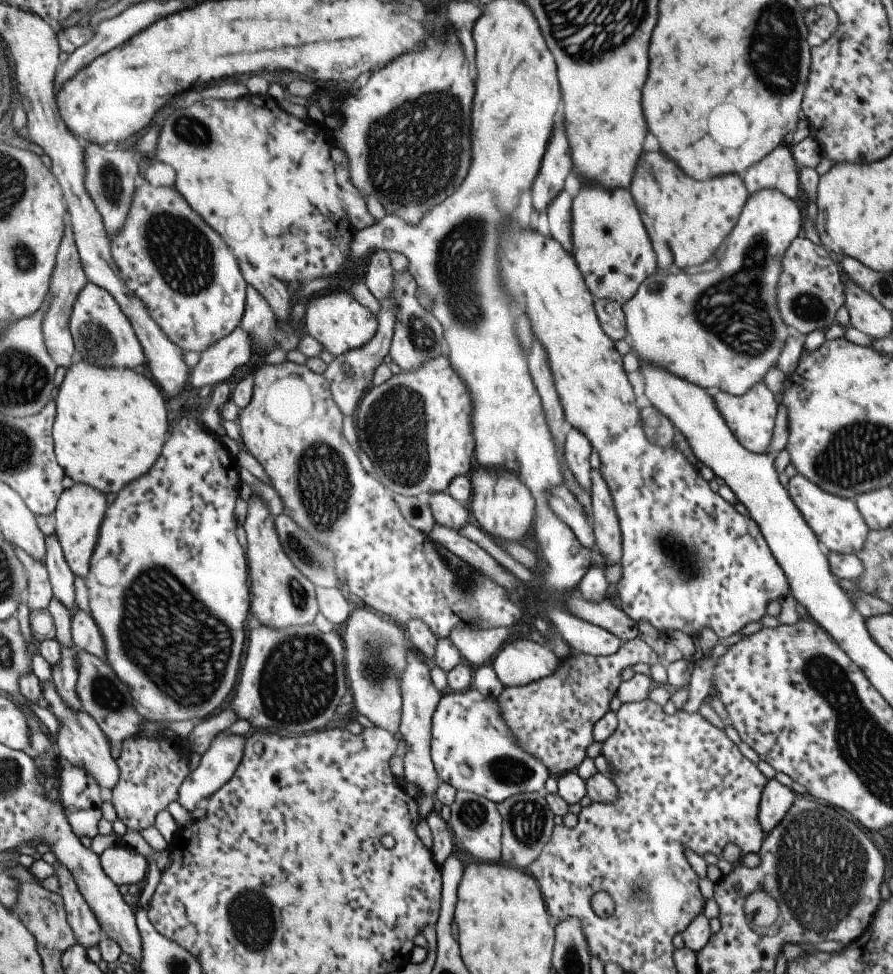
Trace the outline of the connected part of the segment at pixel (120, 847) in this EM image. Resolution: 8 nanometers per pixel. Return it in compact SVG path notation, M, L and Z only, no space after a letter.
M119 842L99 857L102 872L115 886L137 884L148 868L146 858Z

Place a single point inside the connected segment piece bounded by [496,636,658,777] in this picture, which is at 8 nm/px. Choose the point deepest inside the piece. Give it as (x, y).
(551, 719)

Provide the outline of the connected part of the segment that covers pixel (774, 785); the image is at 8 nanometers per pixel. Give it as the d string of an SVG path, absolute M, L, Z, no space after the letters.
M775 778L767 780L757 809L757 820L764 835L781 822L795 797L796 794L789 787L780 784Z

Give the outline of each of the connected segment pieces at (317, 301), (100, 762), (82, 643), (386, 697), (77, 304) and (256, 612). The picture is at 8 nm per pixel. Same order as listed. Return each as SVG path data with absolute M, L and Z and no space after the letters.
M331 290L327 294L313 294L305 304L305 312L299 327L304 334L311 336L334 357L345 354L353 348L365 346L377 332L377 317L361 306L347 292Z
M51 679L40 682L41 696L47 701L47 710L59 720L59 730L55 736L57 756L60 760L69 762L71 766L81 766L81 770L85 770L85 774L89 774L99 788L113 788L118 779L118 768L115 759L112 757L105 740L105 735L101 732L97 723L85 712L75 712L71 708L65 706L65 702L59 698L59 694L55 692L55 686Z
M77 610L70 617L69 632L71 642L77 651L86 652L105 662L105 644L103 644L99 628L95 626L89 613Z
M351 605L349 616L338 628L338 634L345 652L343 663L353 708L373 726L396 736L401 706L399 674L405 670L405 648L411 647L405 632L389 618Z
M88 281L85 286L81 286L74 298L68 325L75 353L80 360L92 366L113 366L127 370L135 370L137 366L145 364L145 355L128 318L118 308L111 294L103 288Z
M251 492L246 502L246 516L242 525L247 542L244 555L251 602L249 610L261 626L269 626L275 630L283 629L285 626L311 624L318 612L315 586L285 556L275 532L273 519L274 516L269 514L267 506Z

